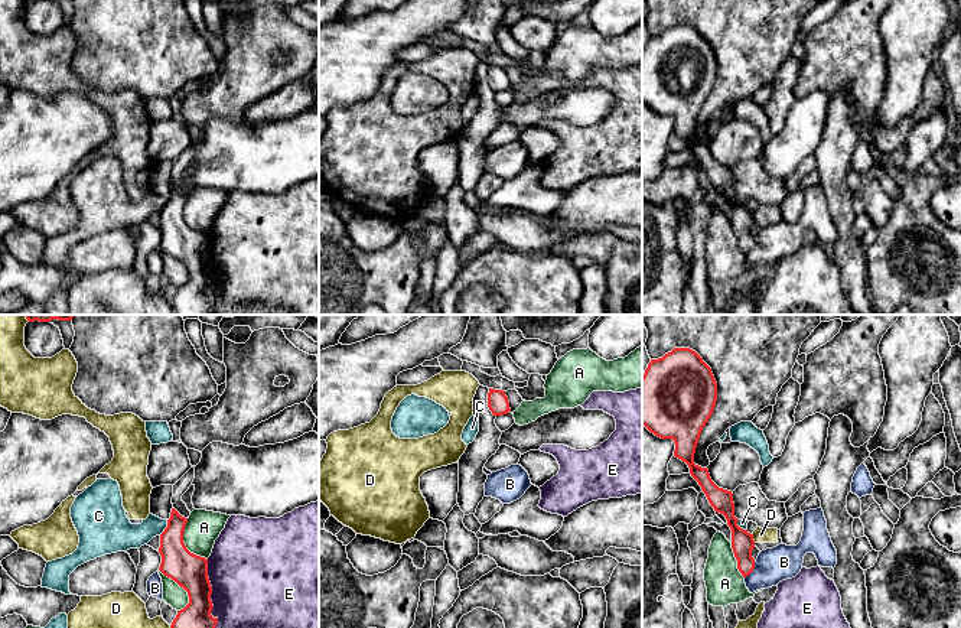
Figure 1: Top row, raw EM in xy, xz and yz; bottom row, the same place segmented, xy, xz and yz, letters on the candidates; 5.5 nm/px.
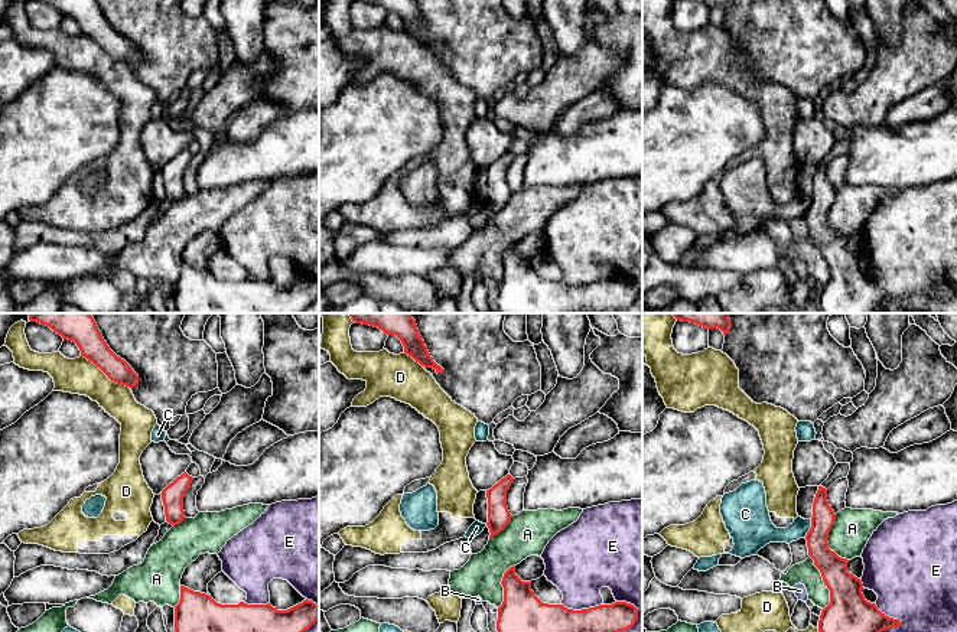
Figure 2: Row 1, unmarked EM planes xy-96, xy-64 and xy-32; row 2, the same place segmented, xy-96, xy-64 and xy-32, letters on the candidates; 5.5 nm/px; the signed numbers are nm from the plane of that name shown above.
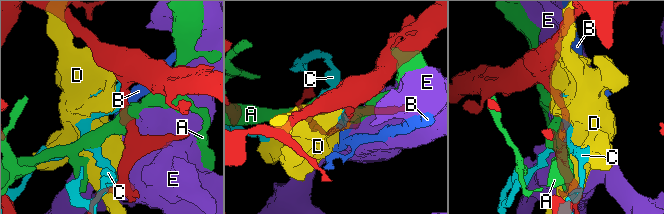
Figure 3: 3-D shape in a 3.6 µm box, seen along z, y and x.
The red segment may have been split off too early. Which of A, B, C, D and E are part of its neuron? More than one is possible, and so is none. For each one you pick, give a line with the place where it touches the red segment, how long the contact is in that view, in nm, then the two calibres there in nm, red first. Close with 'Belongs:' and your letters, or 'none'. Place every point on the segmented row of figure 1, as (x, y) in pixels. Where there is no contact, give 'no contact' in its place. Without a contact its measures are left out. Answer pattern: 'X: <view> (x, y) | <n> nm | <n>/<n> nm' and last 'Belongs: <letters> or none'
Belongs: none

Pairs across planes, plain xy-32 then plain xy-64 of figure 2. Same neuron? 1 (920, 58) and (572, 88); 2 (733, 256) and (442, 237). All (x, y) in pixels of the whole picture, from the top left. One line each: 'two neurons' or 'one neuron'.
1: one neuron
2: two neurons

